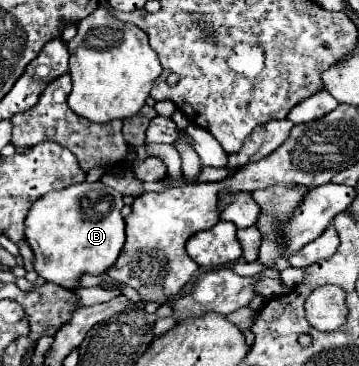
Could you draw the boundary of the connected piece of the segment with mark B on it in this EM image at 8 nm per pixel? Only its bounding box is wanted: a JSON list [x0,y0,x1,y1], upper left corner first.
[25,182,125,288]

